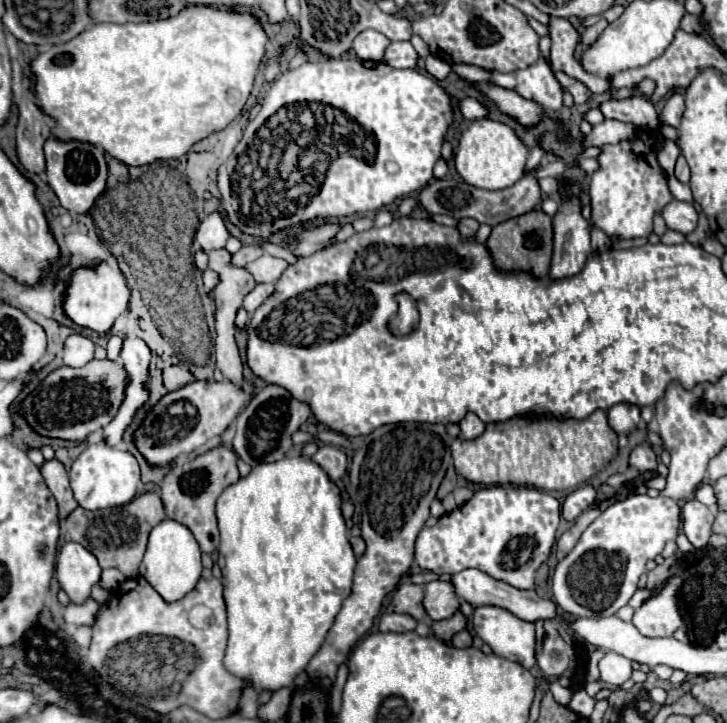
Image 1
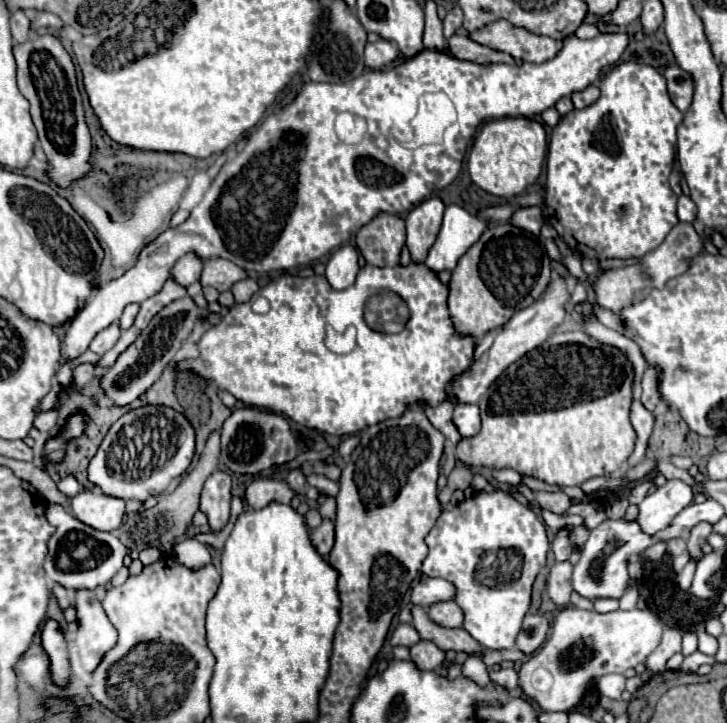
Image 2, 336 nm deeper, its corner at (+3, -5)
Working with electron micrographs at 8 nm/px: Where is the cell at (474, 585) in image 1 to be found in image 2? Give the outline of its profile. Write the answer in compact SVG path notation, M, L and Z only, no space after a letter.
M423 576L411 590L411 604L429 608L435 602L453 600L455 586L445 578L429 578Z

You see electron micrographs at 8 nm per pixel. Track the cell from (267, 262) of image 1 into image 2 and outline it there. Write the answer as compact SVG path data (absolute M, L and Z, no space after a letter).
M211 258L203 262L201 272L201 286L213 286L219 292L229 290L235 282L247 278L245 270L235 266L233 262L227 262L225 258Z

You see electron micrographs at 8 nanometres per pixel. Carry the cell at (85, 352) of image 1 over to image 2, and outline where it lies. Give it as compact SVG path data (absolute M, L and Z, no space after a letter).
M115 322L115 324L111 324L109 328L101 330L101 332L93 338L89 350L93 350L95 354L105 354L107 350L113 348L113 344L119 340L119 336L121 336L121 328L119 328L119 324Z

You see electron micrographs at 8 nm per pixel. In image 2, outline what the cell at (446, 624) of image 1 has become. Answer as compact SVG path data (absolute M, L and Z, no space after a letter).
M421 640L419 644L411 646L411 662L419 666L419 670L437 670L445 660L445 652L439 650L433 642Z

